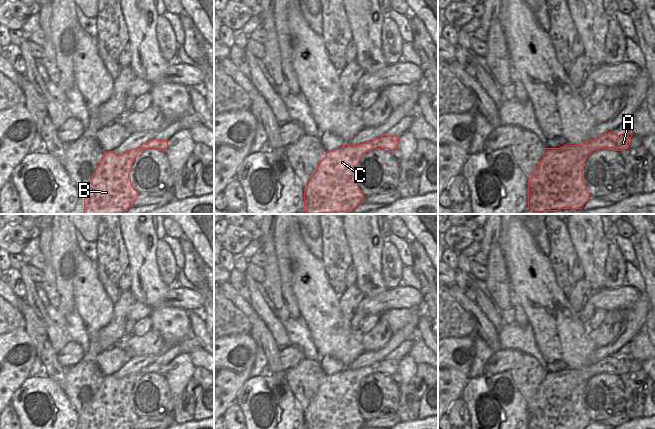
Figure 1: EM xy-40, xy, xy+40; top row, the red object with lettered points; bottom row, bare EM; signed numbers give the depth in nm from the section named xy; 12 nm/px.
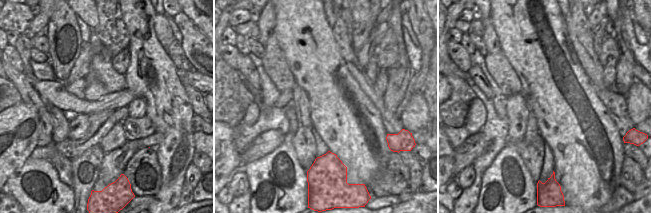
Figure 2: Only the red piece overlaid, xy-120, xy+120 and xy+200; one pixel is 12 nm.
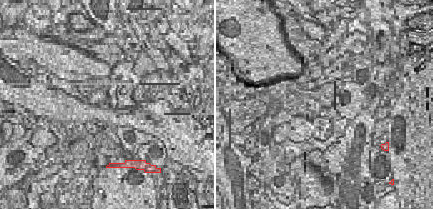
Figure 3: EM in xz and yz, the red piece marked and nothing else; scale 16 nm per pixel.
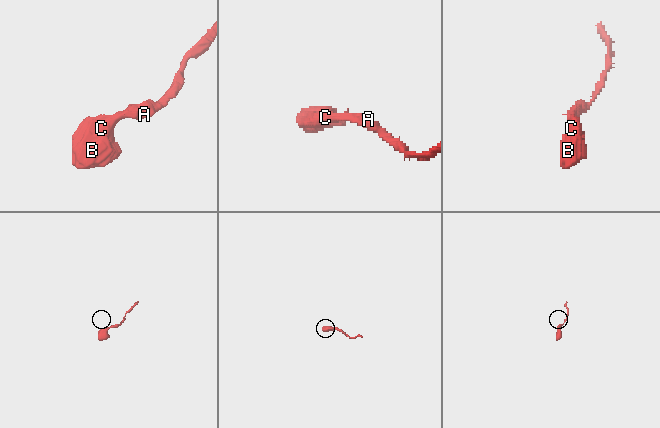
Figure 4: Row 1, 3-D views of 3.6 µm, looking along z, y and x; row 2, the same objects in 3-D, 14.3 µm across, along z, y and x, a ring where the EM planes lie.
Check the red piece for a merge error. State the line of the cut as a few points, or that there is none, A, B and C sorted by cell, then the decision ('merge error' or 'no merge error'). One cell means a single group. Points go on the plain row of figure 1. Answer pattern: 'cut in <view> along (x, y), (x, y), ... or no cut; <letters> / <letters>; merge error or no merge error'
no cut; A B C; no merge error

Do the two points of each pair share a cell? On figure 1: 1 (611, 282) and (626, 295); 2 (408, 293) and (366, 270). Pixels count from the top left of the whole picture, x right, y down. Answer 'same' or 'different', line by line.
1: different
2: different

